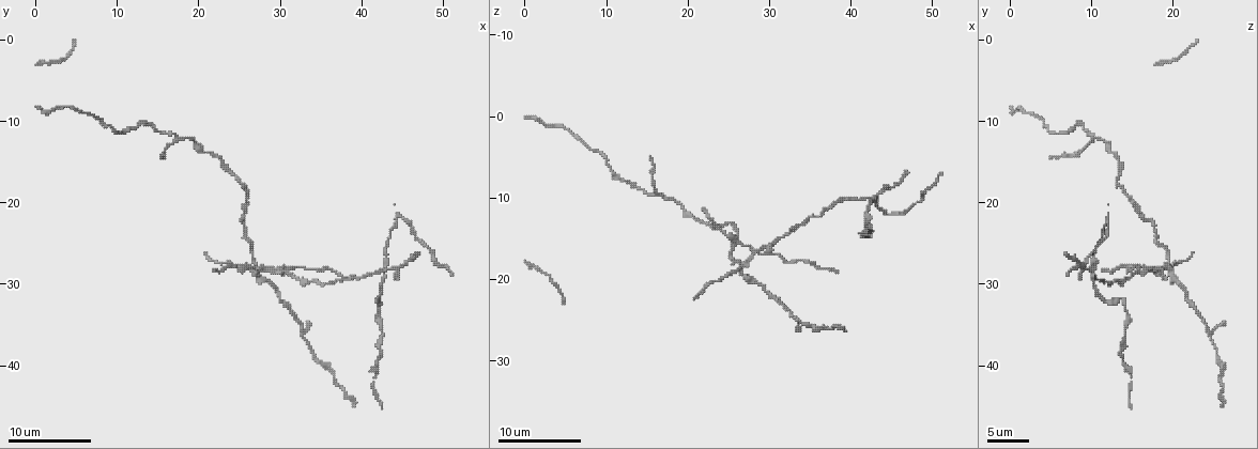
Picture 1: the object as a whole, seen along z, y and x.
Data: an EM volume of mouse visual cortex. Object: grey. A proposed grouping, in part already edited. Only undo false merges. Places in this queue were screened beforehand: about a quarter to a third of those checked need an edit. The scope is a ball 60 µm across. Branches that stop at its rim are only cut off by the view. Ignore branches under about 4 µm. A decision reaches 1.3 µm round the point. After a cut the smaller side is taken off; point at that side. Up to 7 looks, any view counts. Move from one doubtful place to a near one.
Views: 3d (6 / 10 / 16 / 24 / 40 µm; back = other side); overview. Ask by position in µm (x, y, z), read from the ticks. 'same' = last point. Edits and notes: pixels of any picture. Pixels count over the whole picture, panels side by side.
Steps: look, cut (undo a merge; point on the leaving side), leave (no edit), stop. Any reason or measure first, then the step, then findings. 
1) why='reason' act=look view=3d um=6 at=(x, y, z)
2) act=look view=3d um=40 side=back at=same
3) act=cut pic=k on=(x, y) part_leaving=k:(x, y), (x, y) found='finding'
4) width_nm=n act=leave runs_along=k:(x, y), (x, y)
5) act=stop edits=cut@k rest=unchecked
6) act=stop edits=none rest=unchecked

why='calibre changes' act=look view=3d um=10 at=(41.8, 31.8, 13.6)

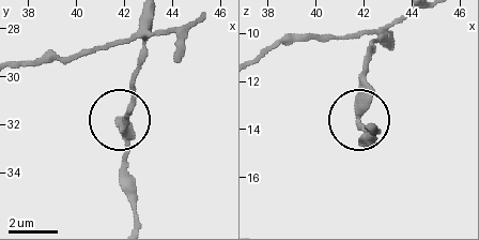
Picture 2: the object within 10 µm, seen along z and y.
width_nm=310 act=leave found='one neuron here'

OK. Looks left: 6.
why='four arms meet' act=look view=3d um=6 at=(43.0, 28.6, 10.2)

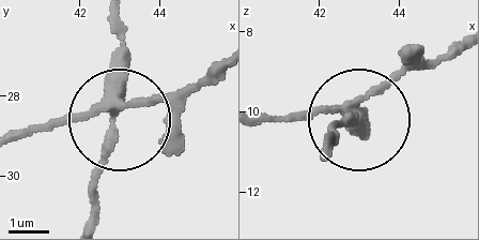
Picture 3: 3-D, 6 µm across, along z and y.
act=cut pic=3 on=(56, 120) part_leaving=3:(106, 105), (17, 130) found='two neurons meet here'

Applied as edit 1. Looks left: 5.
why='sudden change in width' act=look view=3d um=6 at=(45.0, 22.0, 12.0)

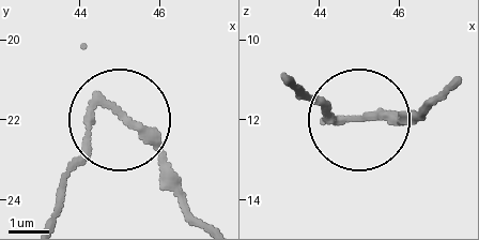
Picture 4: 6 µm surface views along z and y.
act=cut pic=4 on=(144, 138) part_leaving=4:(94, 100), (152, 151), (192, 212) found='a second neuron is stuck on'

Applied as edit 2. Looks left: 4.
act=look view=overview

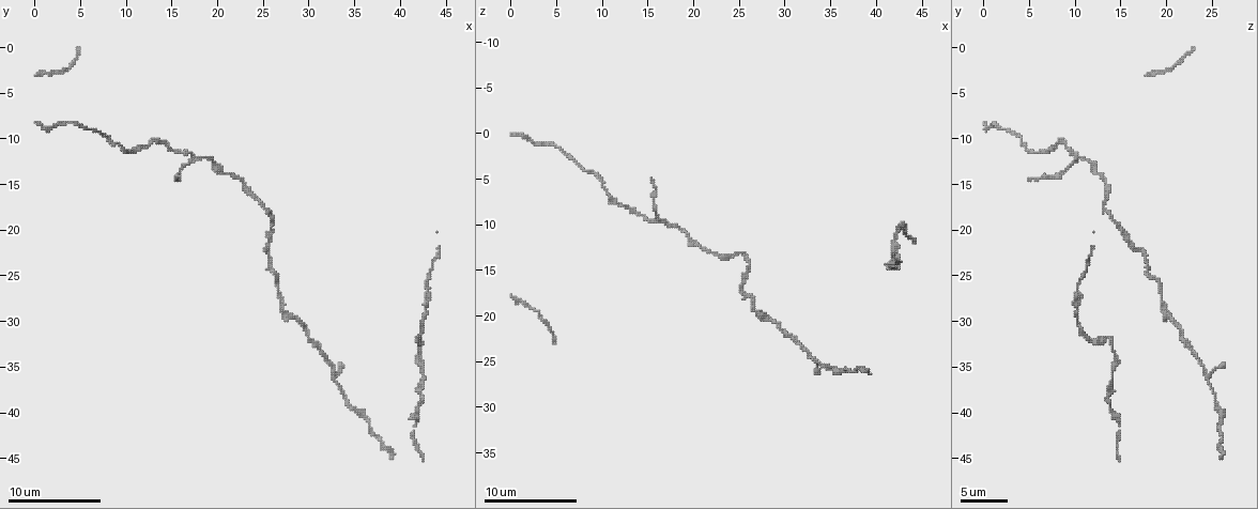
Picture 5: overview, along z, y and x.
why='a narrow waist' act=look view=3d um=6 at=(12.4, 10.8, 8.0)

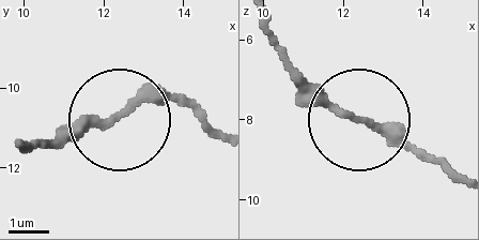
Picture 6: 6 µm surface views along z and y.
act=leave runs_along=6:(457, 175), (334, 107), (287, 59) found='continuous, no second neuron'

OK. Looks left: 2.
act=stop edits=cut@3,cut@4 rest=unchecked

